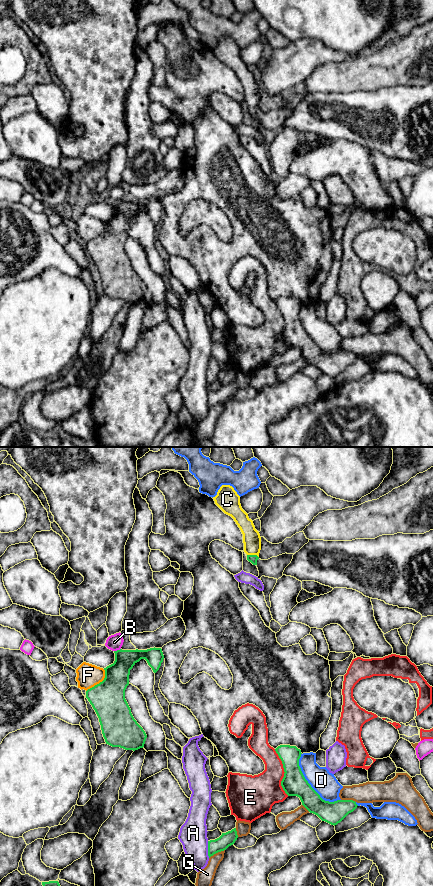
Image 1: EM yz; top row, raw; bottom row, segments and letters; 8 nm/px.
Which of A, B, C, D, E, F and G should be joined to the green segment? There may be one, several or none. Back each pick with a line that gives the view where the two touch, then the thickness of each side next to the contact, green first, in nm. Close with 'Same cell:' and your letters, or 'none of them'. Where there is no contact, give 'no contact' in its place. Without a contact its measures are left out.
C: contact in yz; calibres 70 and 140 nm
Same cell: C

